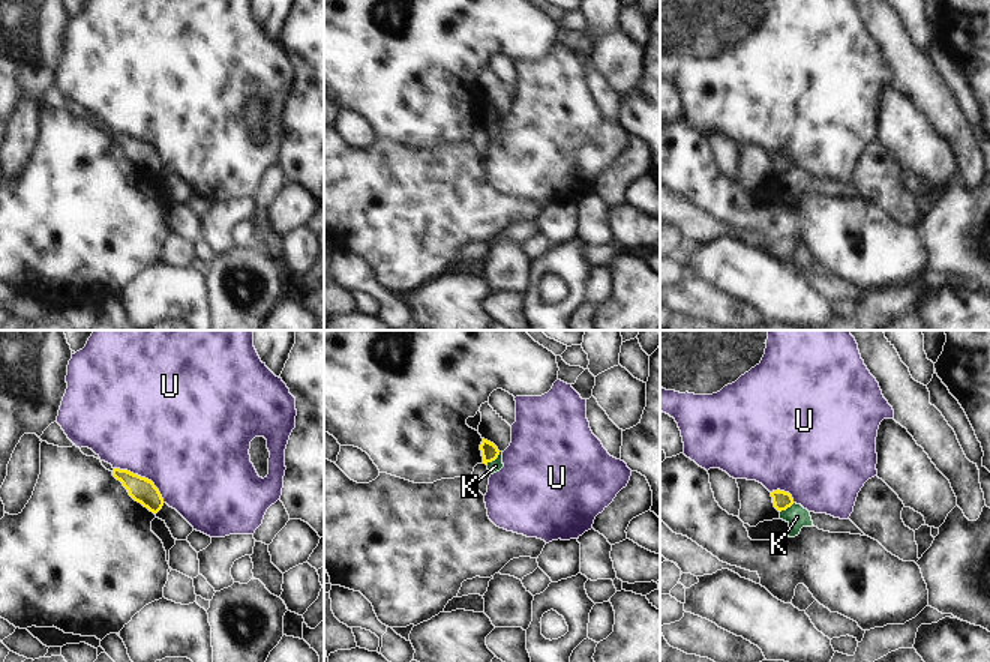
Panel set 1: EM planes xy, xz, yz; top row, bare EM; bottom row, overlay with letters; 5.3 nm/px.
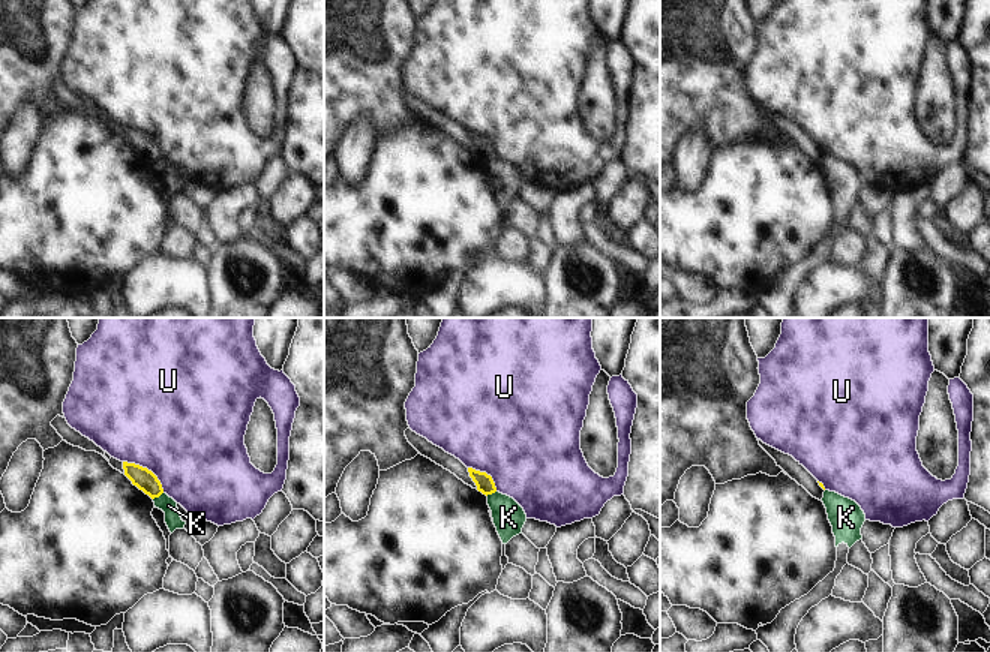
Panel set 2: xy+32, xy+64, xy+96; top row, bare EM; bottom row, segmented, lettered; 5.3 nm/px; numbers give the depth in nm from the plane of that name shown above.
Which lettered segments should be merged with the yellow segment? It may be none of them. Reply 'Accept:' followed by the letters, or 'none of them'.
Accept: none of them

